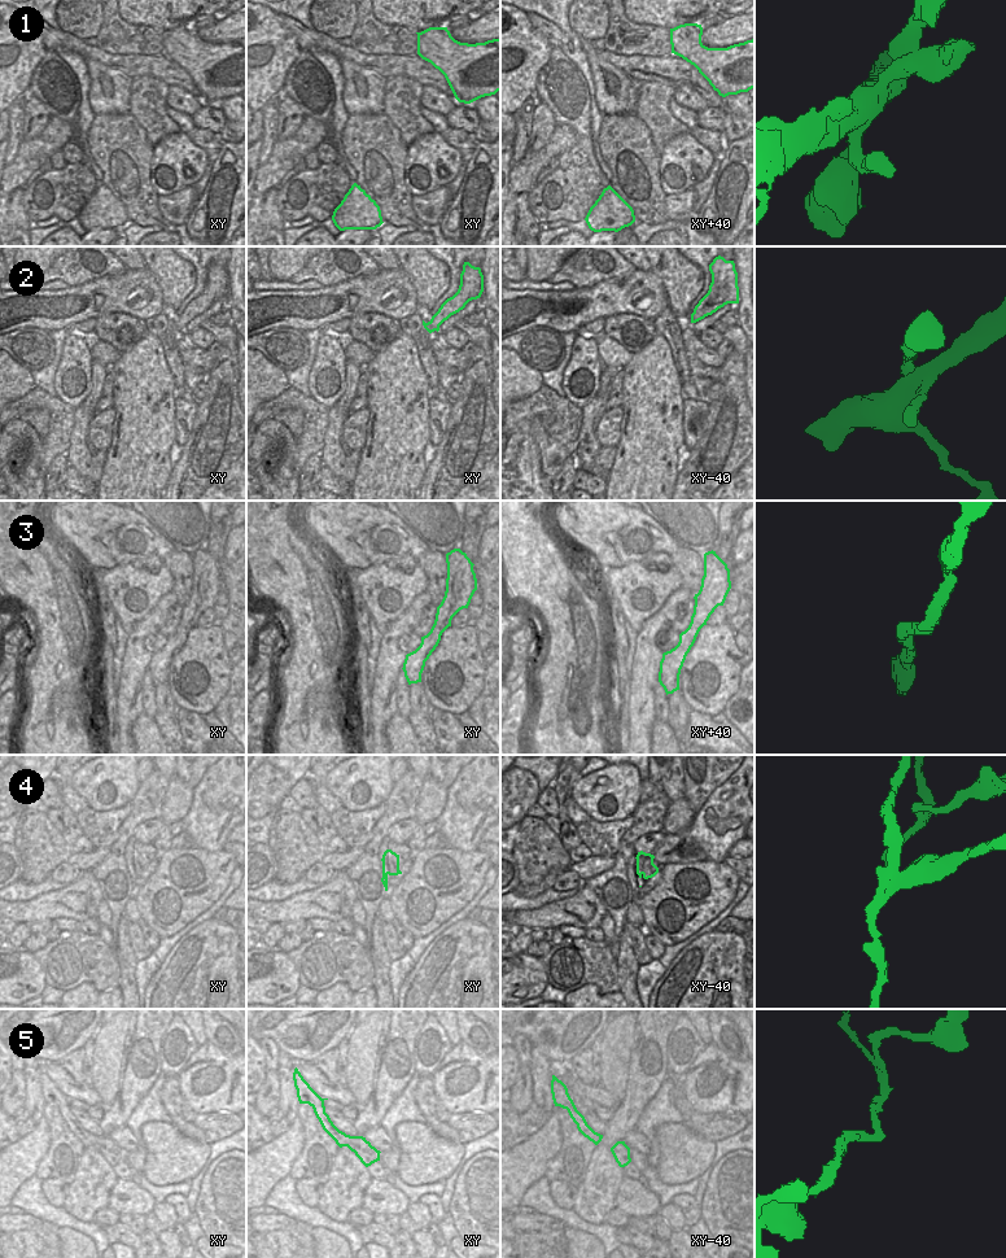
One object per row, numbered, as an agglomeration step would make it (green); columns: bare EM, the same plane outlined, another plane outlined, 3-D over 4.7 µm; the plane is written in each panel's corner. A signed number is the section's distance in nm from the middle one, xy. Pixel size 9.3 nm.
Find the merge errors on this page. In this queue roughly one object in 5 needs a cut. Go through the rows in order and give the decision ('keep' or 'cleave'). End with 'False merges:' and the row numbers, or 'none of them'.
1: keep
2: keep
3: keep
4: cleave
5: keep
False merges: 4

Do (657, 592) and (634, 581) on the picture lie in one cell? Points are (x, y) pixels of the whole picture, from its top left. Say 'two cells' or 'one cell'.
one cell

